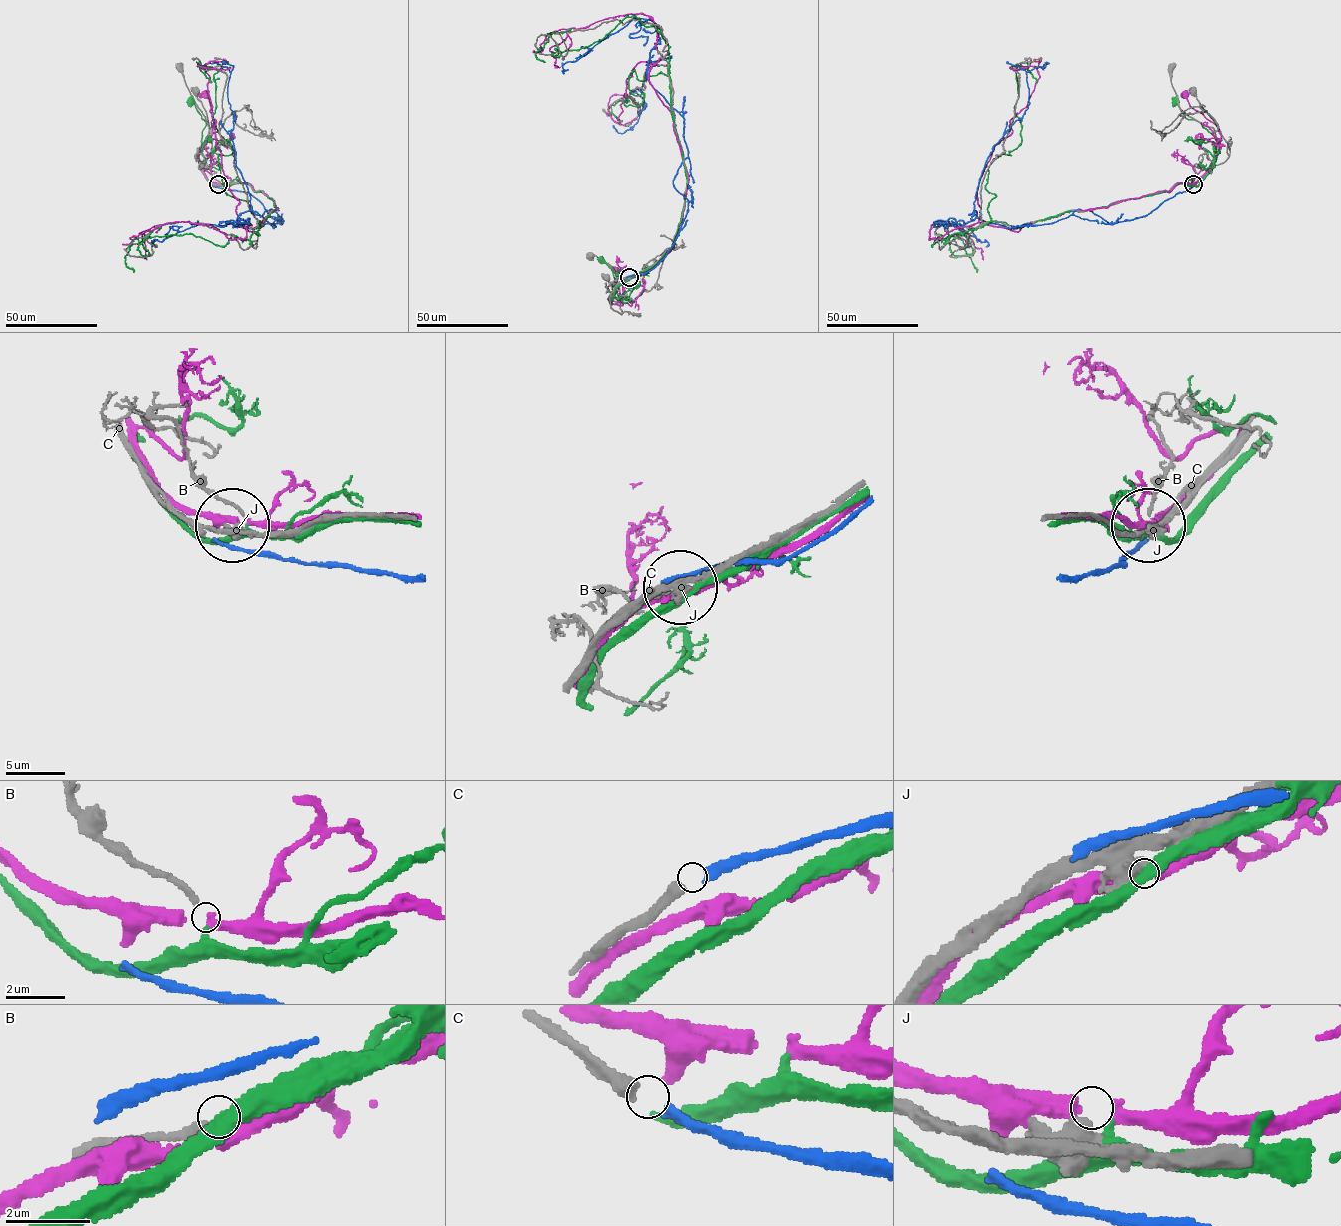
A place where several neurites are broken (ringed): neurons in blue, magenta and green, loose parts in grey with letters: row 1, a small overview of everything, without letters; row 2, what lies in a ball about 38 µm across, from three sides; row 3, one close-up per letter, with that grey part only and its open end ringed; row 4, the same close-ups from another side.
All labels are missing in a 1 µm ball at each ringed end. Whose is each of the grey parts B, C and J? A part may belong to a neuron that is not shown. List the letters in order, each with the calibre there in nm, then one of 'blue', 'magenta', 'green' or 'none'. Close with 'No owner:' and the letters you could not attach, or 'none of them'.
B: 220 nm thick; green
C: 400 nm thick; blue
J: 550 nm thick; none
No owner: J

